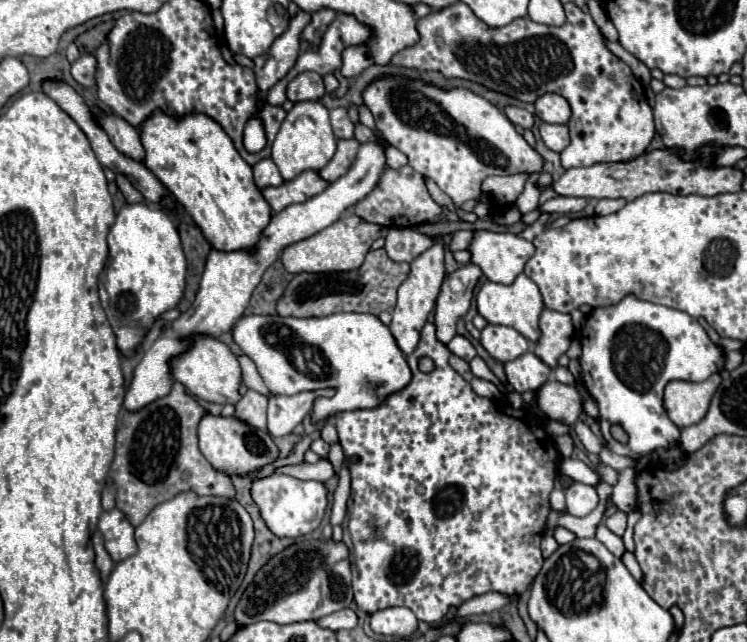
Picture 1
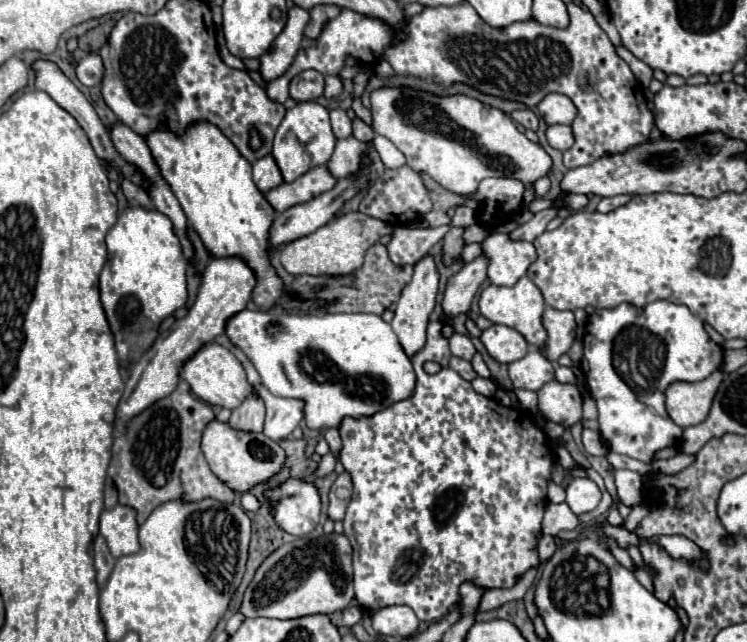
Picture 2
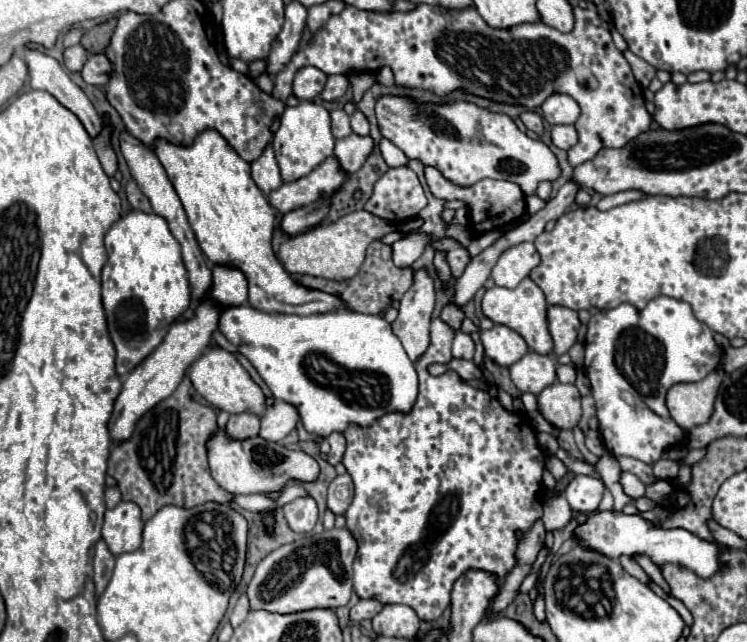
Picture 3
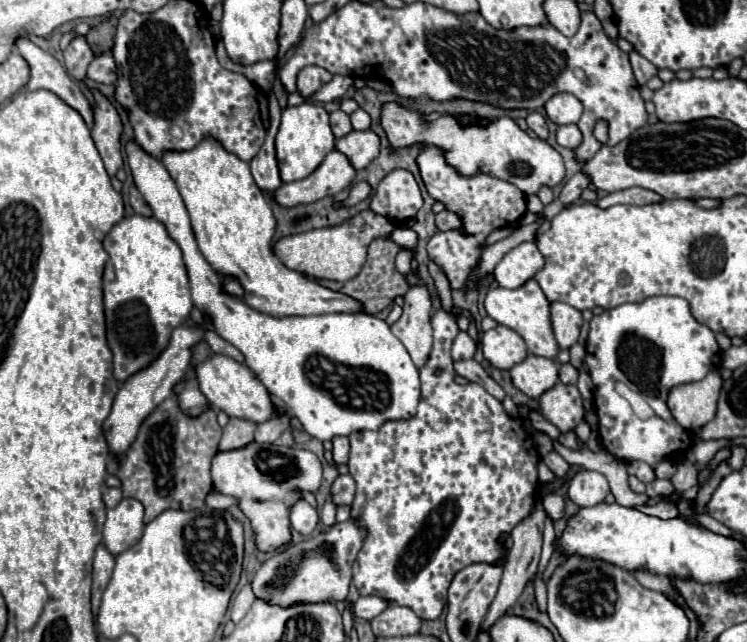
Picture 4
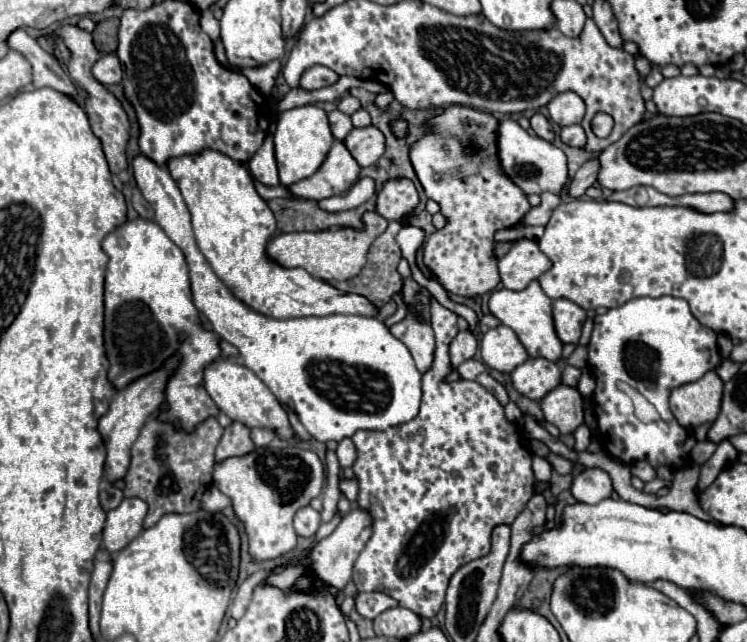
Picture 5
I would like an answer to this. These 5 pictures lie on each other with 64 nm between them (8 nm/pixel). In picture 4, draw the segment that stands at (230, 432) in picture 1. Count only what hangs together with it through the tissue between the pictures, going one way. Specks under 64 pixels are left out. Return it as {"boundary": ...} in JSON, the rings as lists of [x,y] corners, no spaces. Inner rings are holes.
{"boundary":[[[252,442],[244,448],[238,448],[236,452],[218,452],[212,460],[212,482],[216,492],[234,496],[238,500],[238,508],[250,520],[250,526],[254,530],[254,542],[260,552],[276,552],[278,548],[292,544],[290,518],[288,518],[290,510],[302,498],[302,492],[316,494],[316,490],[320,488],[320,480],[322,480],[322,464],[314,452],[304,448]]]}

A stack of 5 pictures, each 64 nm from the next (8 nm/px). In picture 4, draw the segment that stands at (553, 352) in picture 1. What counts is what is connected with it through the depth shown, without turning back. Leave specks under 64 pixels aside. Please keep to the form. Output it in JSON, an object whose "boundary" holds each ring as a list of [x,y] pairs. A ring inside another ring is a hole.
{"boundary":[[[552,302],[552,328],[554,336],[558,340],[560,348],[570,348],[578,342],[580,336],[580,324],[582,324],[582,312],[572,308],[566,302]]]}

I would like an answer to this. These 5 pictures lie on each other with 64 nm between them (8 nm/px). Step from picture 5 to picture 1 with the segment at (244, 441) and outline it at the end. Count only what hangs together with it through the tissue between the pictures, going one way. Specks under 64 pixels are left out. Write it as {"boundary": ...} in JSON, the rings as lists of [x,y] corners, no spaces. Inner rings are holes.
{"boundary":[[[250,390],[236,404],[234,418],[258,430],[266,430],[266,406],[268,406],[268,398]]]}

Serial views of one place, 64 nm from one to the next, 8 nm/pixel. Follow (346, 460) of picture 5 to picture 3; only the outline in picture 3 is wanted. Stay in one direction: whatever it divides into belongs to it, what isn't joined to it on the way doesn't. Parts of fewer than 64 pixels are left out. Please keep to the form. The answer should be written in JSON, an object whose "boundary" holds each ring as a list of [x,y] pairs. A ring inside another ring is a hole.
{"boundary":[[[332,434],[332,436],[328,438],[328,442],[330,442],[328,462],[330,462],[330,464],[338,464],[338,462],[342,460],[342,456],[344,456],[346,440],[344,440],[344,436],[342,436],[342,434]]]}

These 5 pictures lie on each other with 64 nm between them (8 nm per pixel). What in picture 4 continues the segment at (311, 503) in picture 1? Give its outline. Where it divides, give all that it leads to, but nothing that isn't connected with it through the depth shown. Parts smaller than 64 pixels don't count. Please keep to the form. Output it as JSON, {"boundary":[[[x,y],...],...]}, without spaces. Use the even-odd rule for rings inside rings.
{"boundary":[[[300,500],[300,502],[292,508],[292,512],[290,512],[292,528],[294,528],[296,532],[300,532],[302,536],[312,534],[314,528],[316,528],[316,524],[318,524],[318,520],[320,520],[320,518],[318,518],[316,508],[312,508],[306,500]]]}

